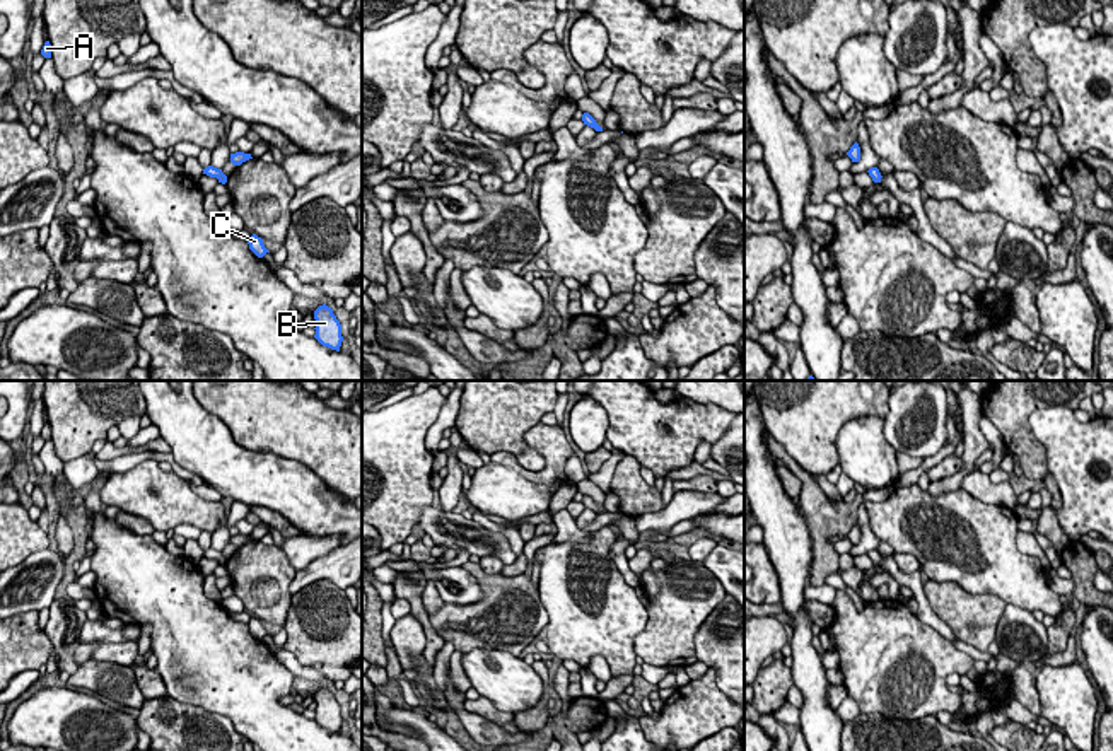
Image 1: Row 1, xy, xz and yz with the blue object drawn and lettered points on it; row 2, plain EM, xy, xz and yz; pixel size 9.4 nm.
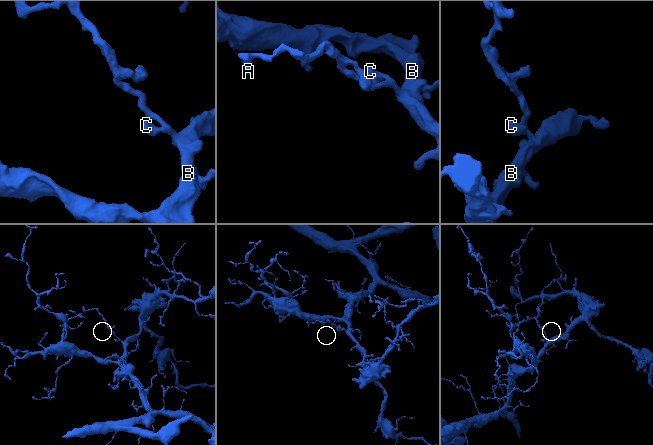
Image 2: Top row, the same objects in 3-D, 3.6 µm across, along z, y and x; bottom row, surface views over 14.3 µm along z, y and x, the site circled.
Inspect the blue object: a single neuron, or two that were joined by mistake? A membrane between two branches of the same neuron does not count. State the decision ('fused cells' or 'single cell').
fused cells

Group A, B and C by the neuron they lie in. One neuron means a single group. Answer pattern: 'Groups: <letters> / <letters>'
Groups: A / B C

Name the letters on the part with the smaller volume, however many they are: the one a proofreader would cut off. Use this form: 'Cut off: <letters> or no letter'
Cut off: A

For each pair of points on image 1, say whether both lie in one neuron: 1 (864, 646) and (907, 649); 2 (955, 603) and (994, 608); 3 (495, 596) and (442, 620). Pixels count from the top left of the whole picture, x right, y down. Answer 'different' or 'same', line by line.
1: same
2: same
3: same

